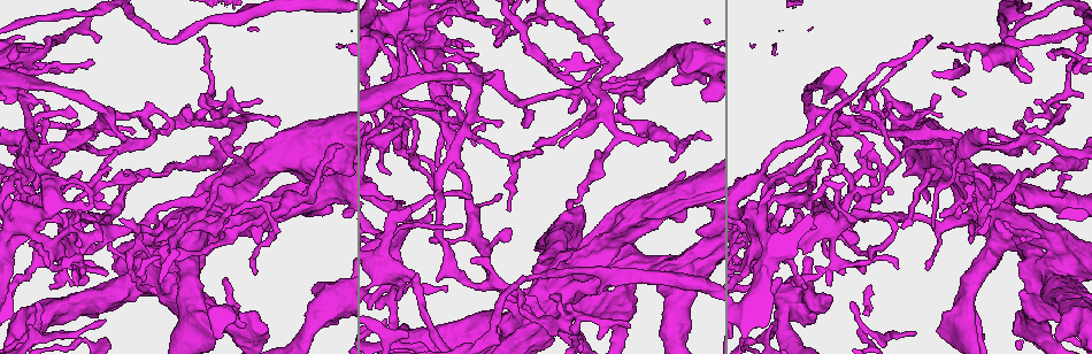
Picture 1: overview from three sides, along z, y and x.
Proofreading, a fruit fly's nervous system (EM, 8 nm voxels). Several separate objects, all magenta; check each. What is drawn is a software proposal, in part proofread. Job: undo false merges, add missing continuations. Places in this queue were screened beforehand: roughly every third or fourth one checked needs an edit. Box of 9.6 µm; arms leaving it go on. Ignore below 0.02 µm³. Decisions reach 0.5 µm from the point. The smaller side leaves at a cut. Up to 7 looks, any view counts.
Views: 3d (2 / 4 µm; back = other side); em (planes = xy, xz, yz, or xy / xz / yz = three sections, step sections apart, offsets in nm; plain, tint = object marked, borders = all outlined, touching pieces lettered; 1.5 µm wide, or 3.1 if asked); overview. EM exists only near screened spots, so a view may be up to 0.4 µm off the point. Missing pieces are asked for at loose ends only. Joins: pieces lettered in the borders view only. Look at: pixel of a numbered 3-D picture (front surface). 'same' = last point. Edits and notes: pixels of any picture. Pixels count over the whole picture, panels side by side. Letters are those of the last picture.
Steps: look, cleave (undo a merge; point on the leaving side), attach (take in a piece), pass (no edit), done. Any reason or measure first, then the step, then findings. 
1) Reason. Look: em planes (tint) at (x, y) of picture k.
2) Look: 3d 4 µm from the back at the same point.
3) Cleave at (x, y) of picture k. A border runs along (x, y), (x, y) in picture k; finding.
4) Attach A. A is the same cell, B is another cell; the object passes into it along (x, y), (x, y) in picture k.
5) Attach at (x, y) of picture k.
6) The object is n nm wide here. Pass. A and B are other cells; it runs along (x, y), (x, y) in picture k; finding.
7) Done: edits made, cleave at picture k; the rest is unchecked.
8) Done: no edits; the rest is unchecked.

Thin end. Look: 3d 4 µm at (225, 278) of picture 1.

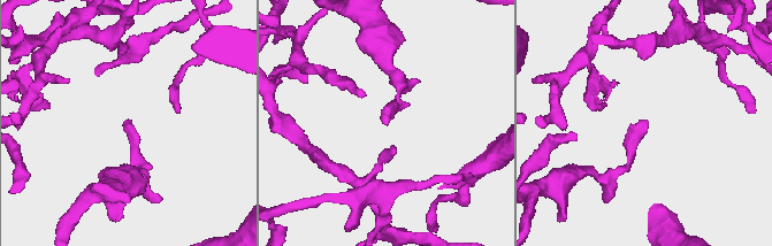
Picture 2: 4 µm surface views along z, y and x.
Look: em xy step 8 (borders) at (390, 119) of picture 2.

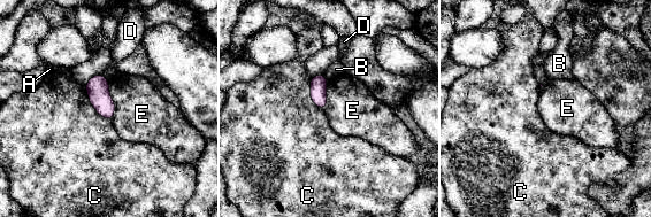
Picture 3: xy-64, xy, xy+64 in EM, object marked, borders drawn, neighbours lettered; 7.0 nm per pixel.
The longest contact is with C, 320 nm. Pass. A, B, C, D and E are other cells; a border runs along (108, 80), (114, 102), (112, 121) in picture 3; no lettered piece goes on from it.

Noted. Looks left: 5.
Closes a loop. Look: 3d 4 µm at (743, 231) of picture 1.

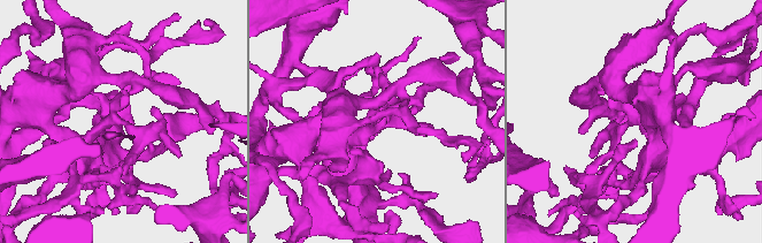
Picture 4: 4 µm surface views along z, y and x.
Look: em planes (borders) at (115, 122) of picture 4.

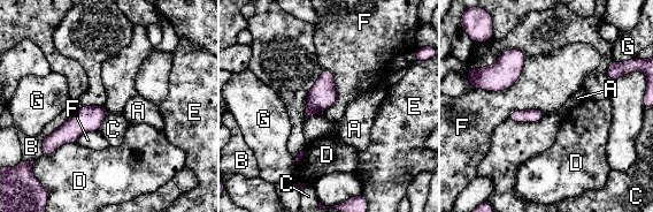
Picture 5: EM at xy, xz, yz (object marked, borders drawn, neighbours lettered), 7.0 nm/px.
The object is 100 nm wide here. Pass. A, B, C, D, E, F and G are other cells; a border runs along (546, 112), (537, 121), (508, 120) in picture 5; continuous, no second neuron.

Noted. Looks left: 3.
Narrows sharply. Look: em xy step 4 (borders) at (531, 317) of picture 1.

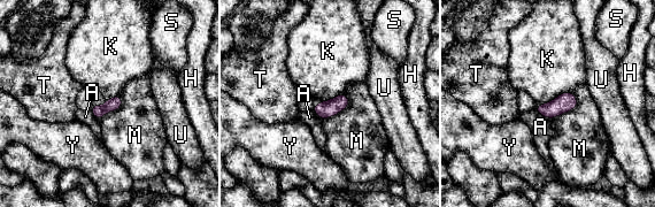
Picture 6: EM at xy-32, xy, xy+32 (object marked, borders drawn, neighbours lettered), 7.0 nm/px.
The longest contact is with K, 260 nm. Pass. A, H, K, M, S, T, U and Y are other cells; all the same neuron.

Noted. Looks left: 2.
Done: no edits; the rest is unchecked.

